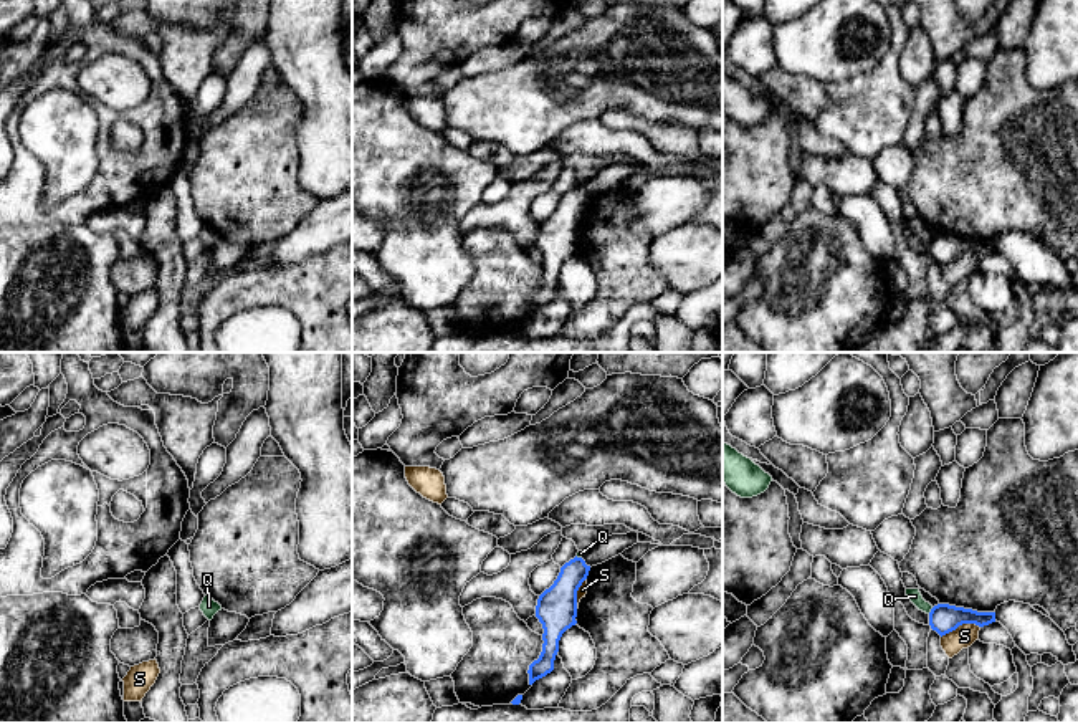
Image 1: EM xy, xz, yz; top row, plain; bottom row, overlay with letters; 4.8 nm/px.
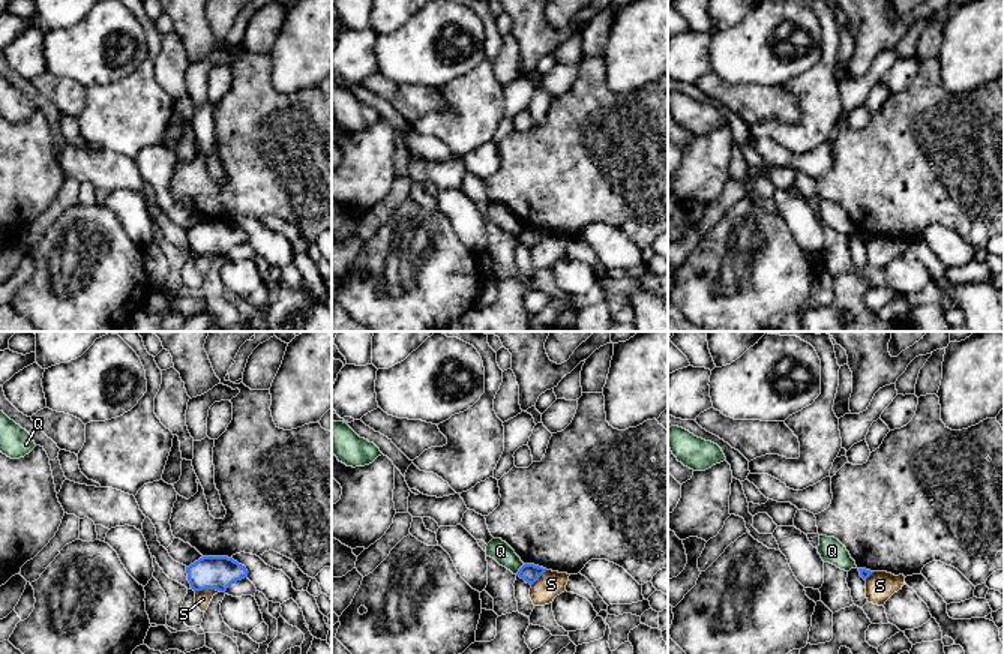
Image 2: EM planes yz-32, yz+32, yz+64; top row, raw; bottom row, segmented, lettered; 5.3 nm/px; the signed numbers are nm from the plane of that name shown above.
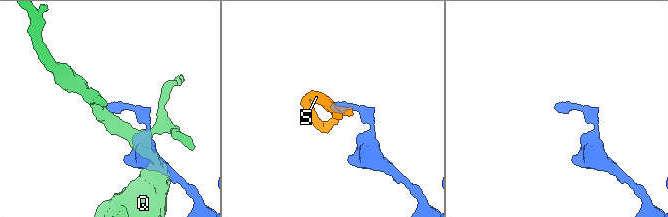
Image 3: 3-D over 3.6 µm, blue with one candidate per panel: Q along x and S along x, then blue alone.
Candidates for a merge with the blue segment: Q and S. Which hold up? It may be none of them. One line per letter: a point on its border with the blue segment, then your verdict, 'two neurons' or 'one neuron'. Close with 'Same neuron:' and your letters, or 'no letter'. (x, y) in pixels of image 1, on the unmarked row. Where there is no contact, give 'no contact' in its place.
Q: yz (931, 240) | two neurons
S: yz (959, 253) | two neurons
Same neuron: no letter

